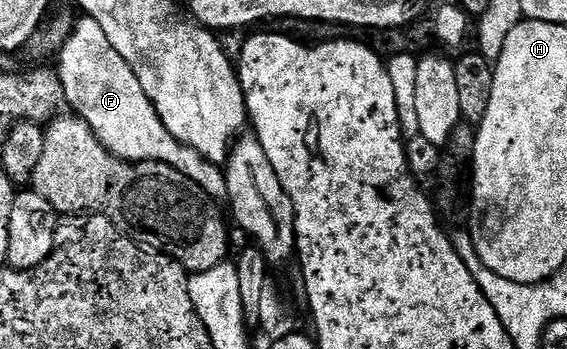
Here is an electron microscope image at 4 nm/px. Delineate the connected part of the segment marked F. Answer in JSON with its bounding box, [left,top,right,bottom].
[58,18,228,198]

